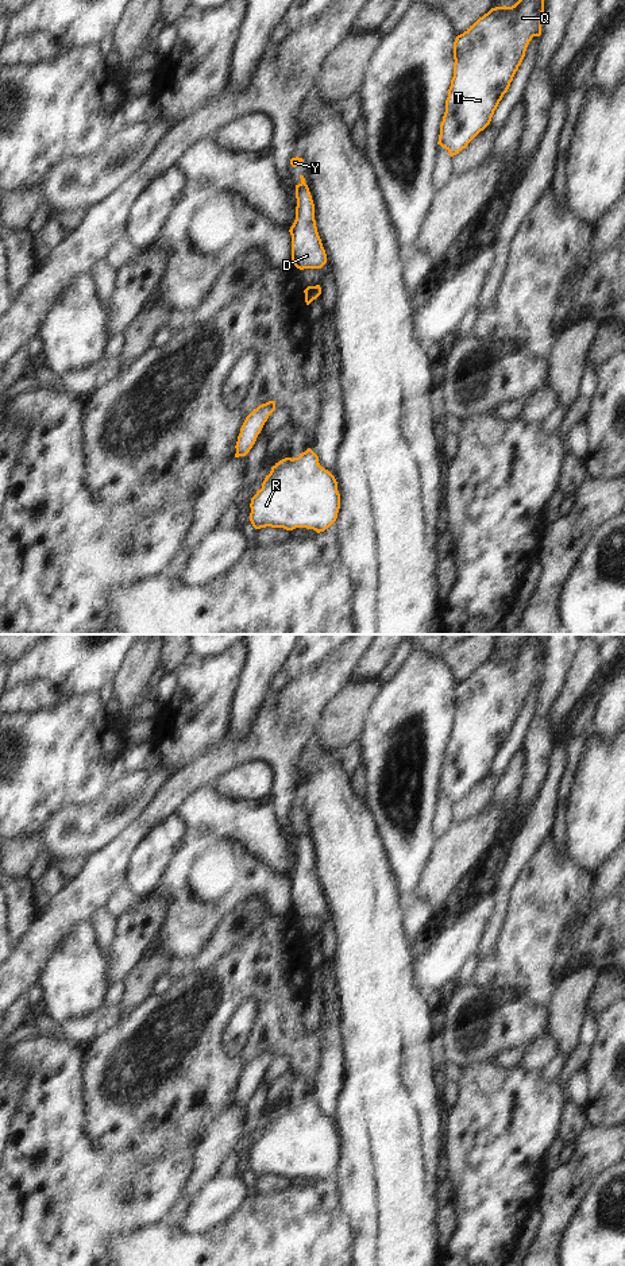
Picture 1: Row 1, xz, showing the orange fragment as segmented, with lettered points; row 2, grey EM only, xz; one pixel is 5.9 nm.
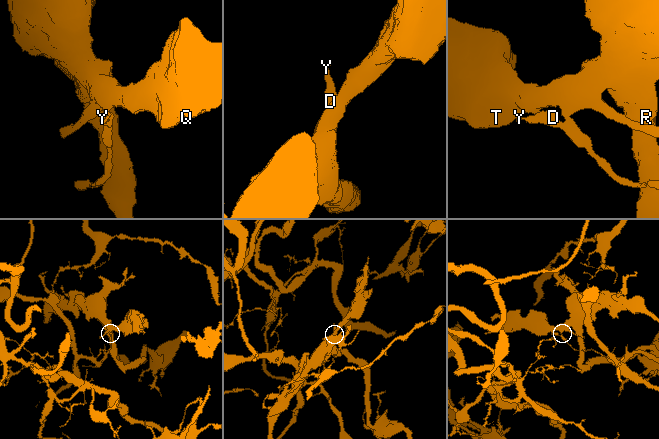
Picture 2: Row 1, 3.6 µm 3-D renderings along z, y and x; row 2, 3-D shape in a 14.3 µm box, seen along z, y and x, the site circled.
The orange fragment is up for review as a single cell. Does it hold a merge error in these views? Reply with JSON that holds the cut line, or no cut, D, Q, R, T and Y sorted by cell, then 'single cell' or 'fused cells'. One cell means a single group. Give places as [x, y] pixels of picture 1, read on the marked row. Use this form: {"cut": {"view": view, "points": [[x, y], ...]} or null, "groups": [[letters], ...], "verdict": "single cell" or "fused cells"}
{"cut": {"view": "xz", "points": [[315, 286], [305, 297]]}, "groups": [["D", "Y"], ["Q", "R", "T"]], "verdict": "fused cells"}

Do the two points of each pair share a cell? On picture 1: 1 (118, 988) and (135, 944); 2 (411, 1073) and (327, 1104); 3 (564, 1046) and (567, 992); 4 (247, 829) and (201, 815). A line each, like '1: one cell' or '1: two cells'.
1: two cells
2: two cells
3: one cell
4: one cell

